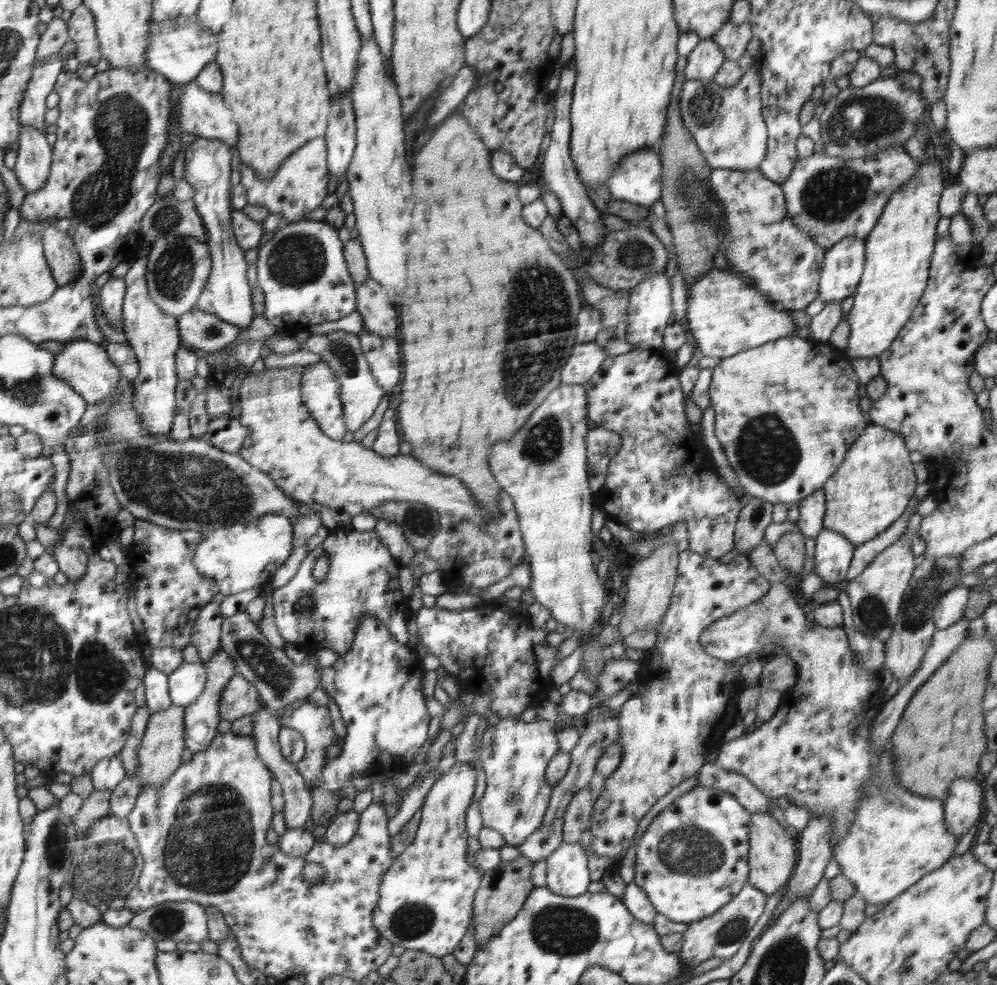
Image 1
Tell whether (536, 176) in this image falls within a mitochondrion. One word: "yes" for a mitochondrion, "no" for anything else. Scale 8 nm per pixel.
no

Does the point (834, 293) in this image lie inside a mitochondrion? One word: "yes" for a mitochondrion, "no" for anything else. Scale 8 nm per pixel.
no

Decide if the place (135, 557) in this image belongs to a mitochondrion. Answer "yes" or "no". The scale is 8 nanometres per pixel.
no

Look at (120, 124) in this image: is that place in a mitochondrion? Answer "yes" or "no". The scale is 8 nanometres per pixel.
yes

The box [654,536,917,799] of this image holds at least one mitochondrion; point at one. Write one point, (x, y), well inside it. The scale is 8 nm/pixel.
(873, 613)

